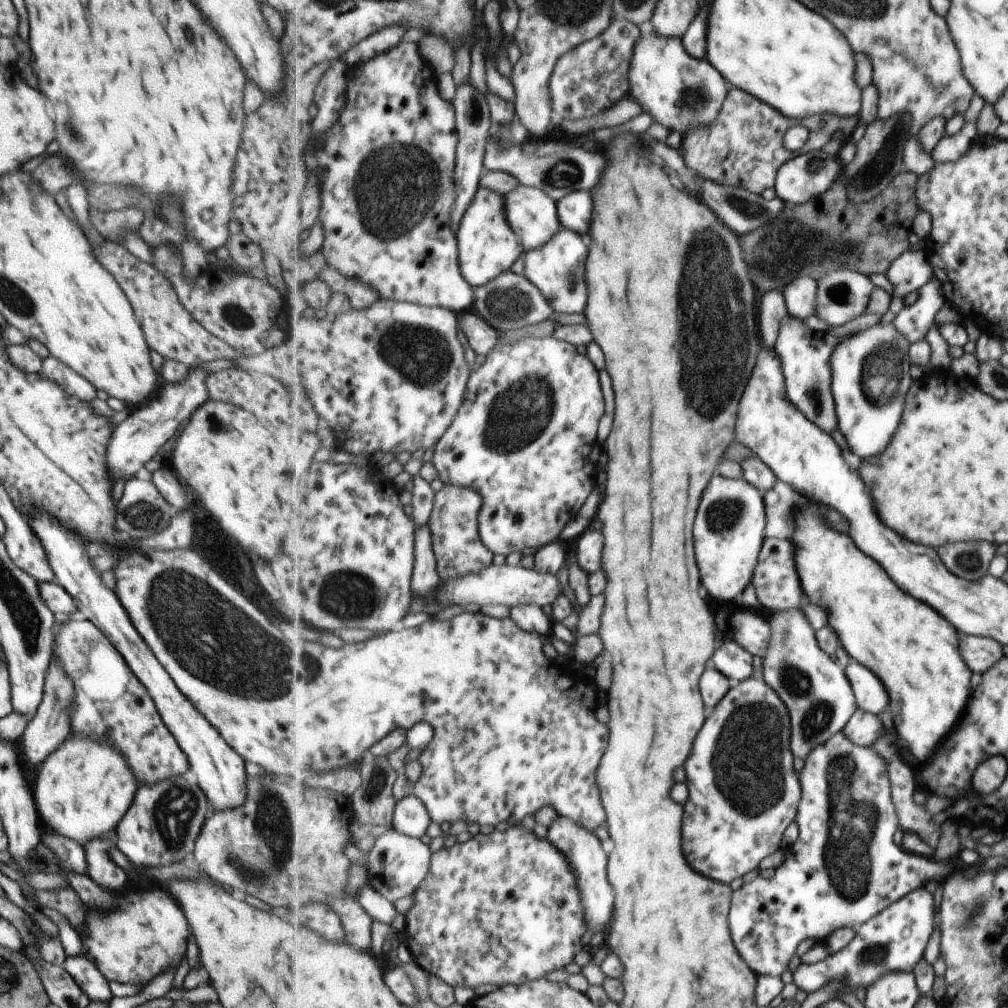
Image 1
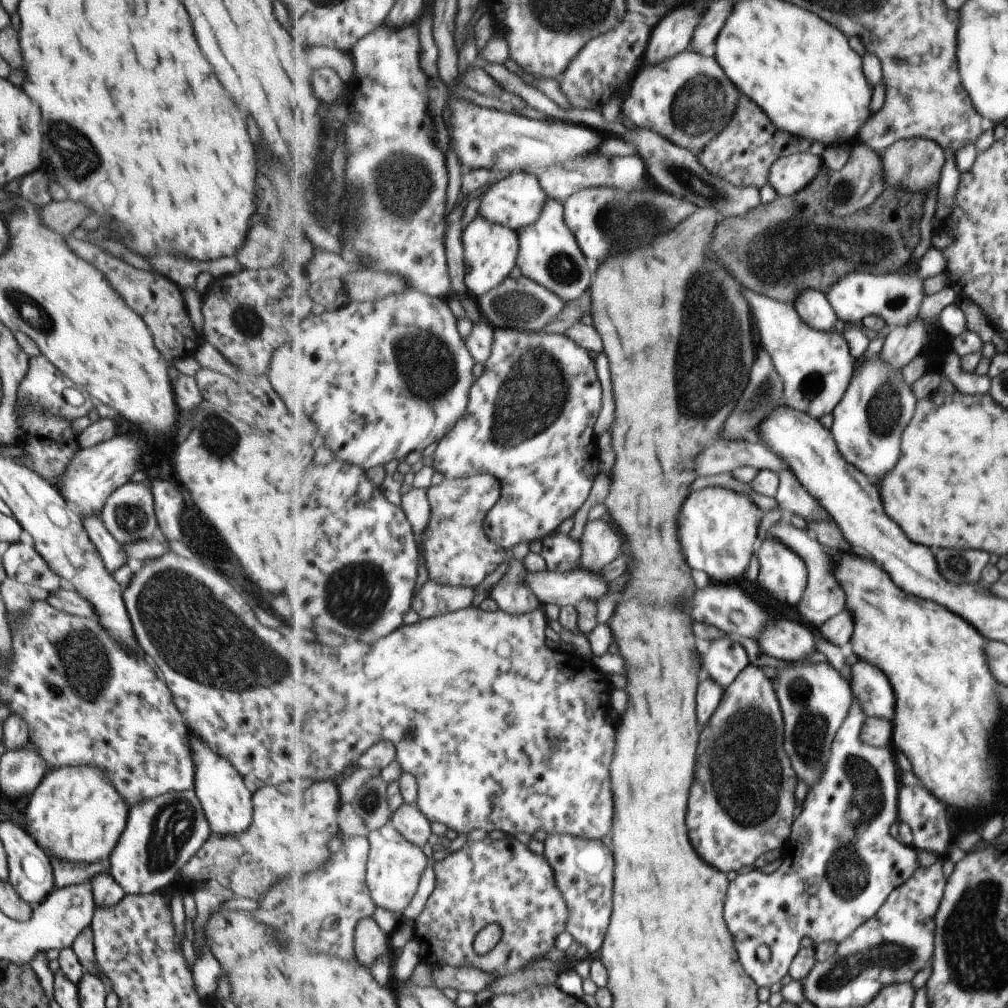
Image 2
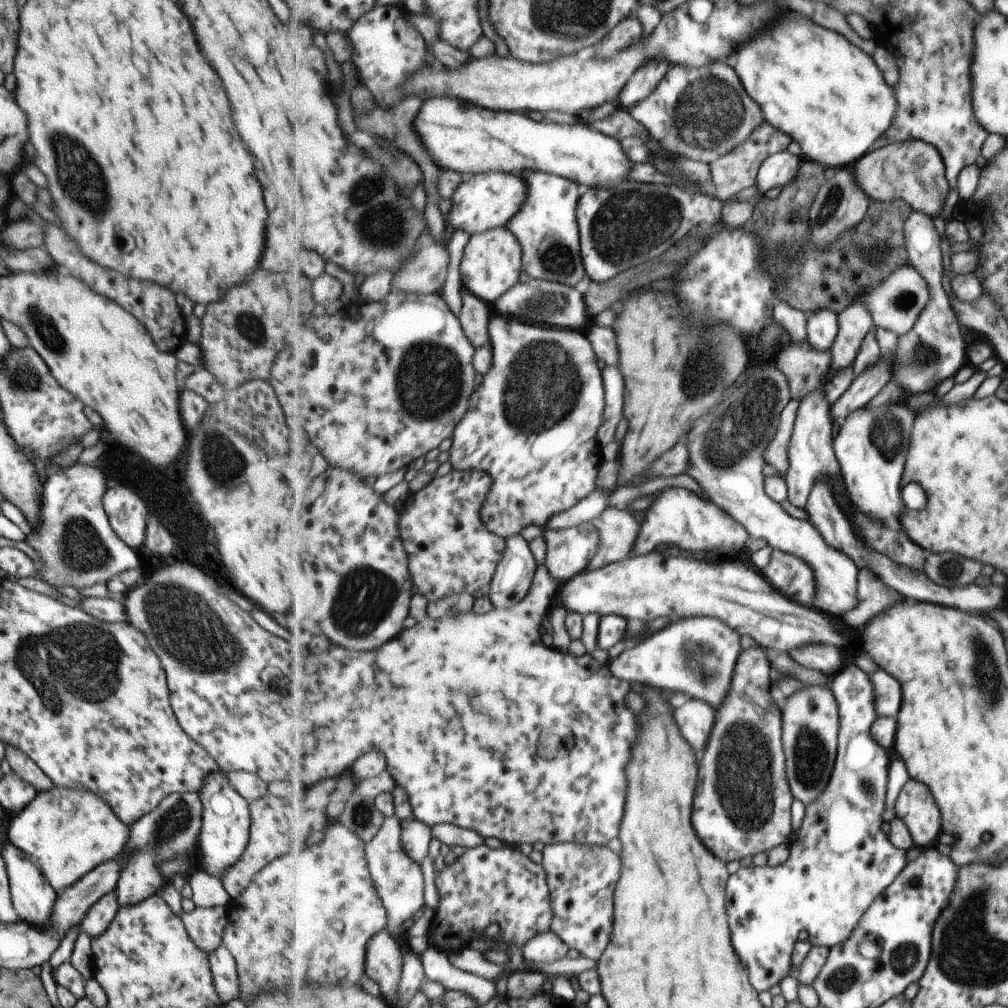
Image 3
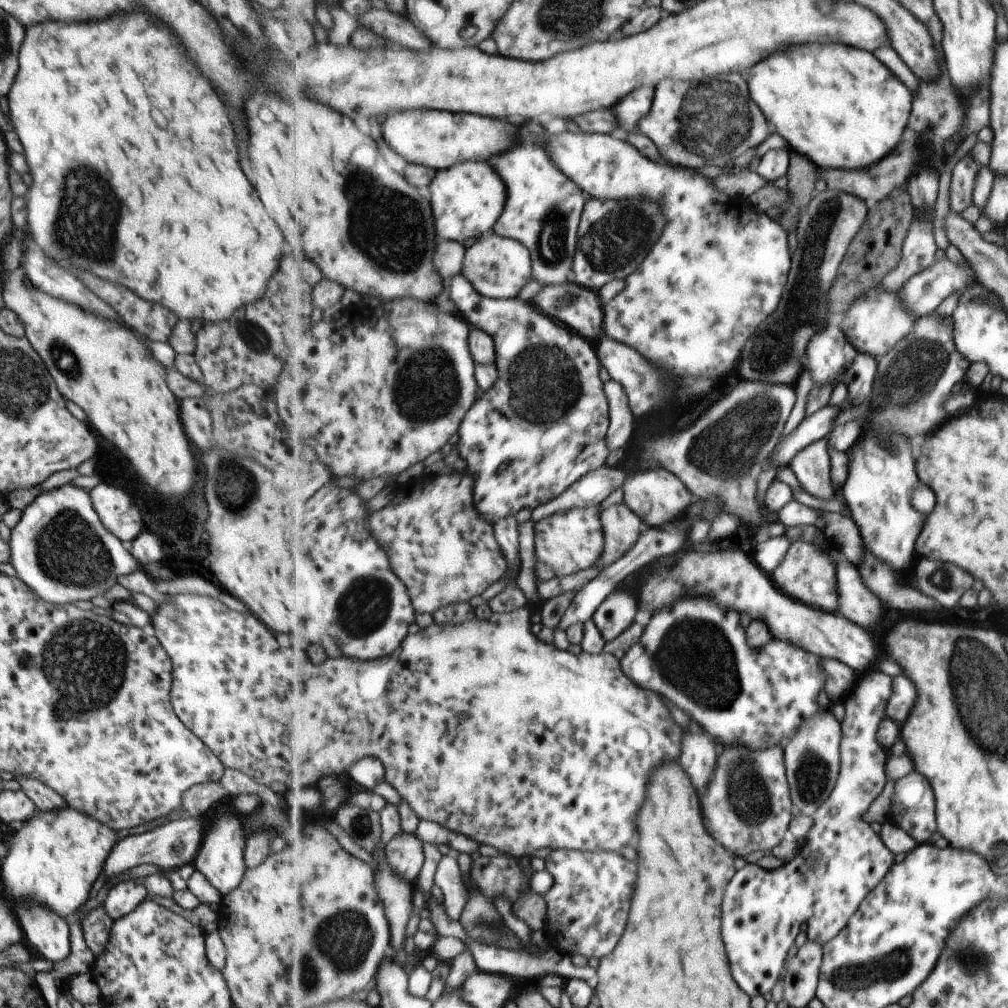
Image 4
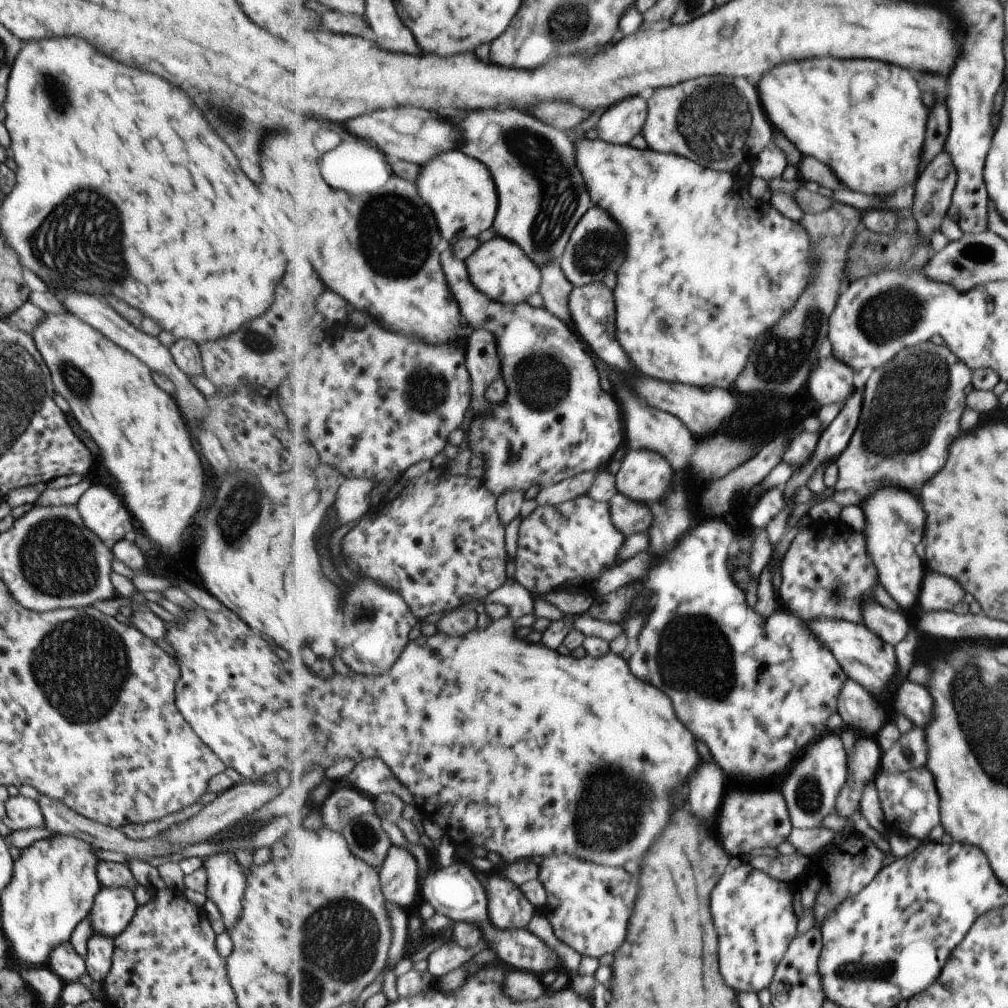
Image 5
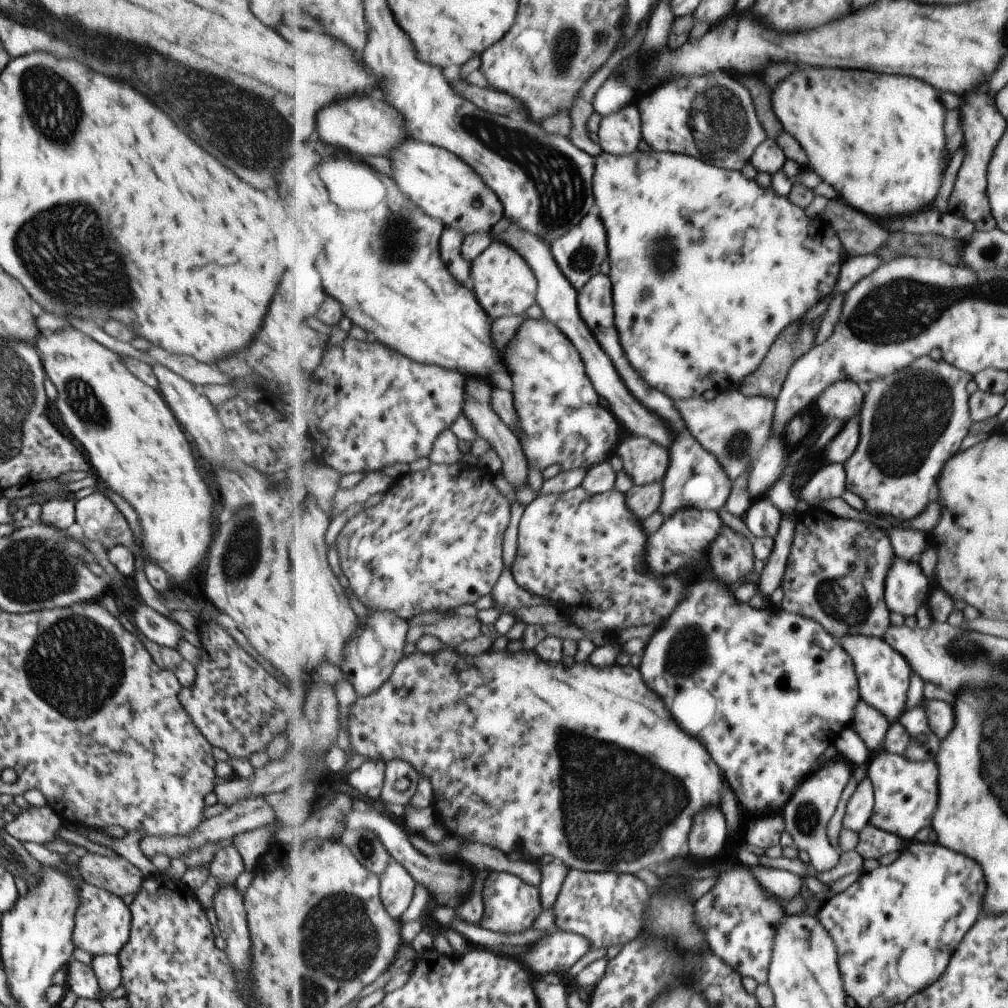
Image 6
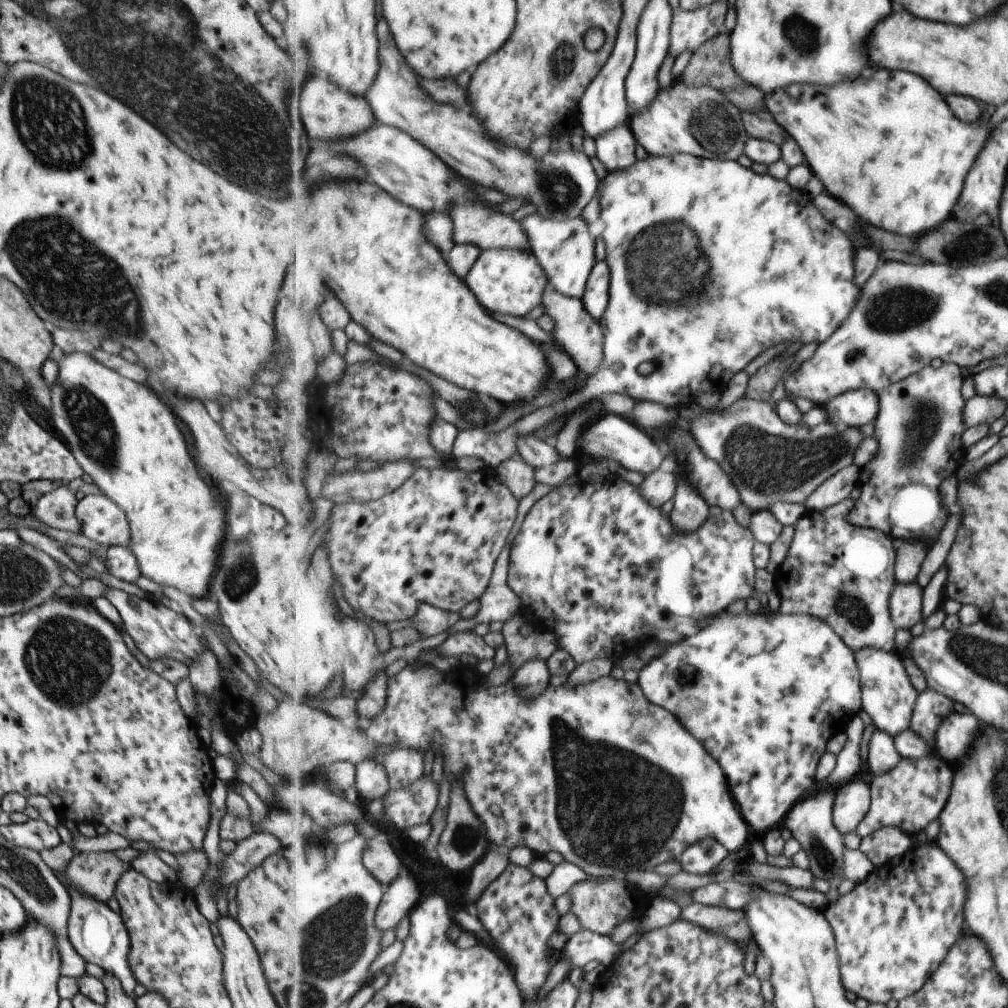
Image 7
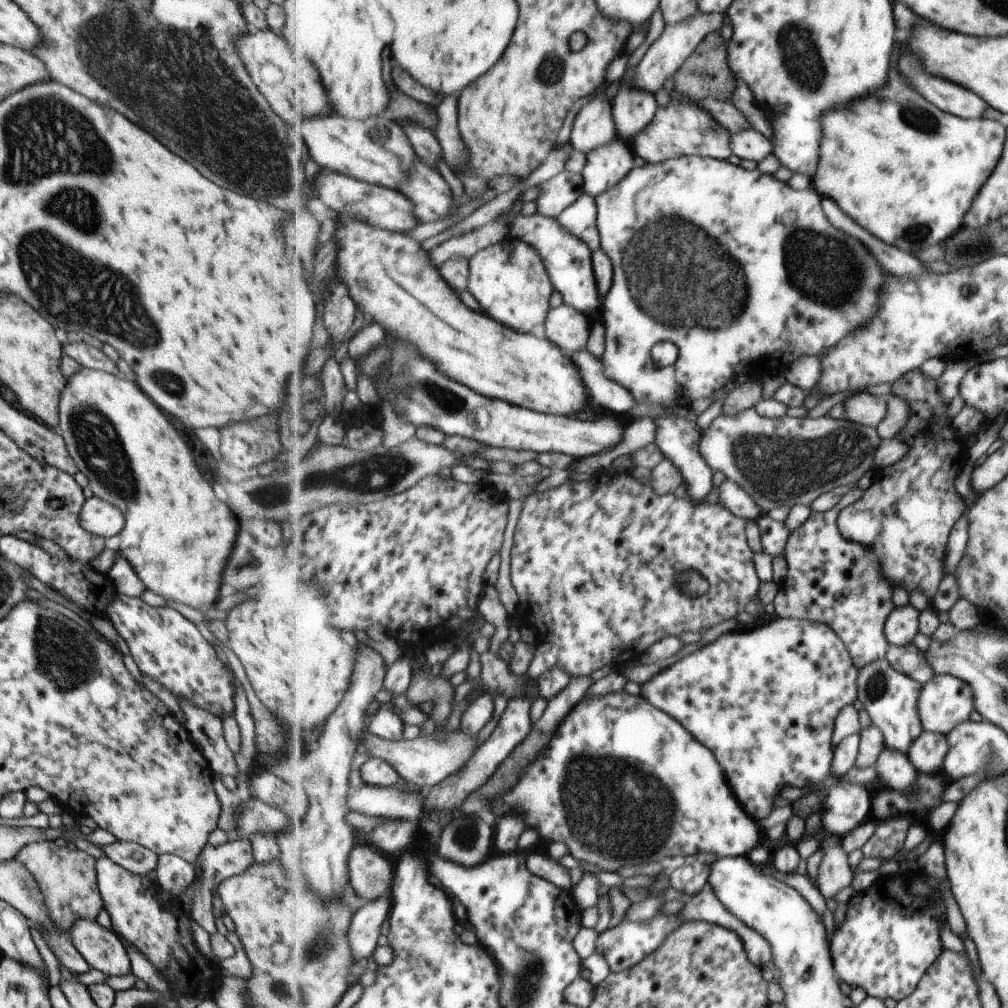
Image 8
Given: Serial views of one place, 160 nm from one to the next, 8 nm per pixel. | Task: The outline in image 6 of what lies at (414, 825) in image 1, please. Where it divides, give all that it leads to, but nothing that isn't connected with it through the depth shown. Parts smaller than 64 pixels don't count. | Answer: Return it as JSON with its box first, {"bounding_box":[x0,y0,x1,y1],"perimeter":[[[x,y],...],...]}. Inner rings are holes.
{"bounding_box":[380,861,417,920],"perimeter":[[[397,861],[389,864],[387,871],[380,876],[380,879],[382,880],[383,906],[395,920],[399,920],[413,902],[417,882],[407,868]]]}

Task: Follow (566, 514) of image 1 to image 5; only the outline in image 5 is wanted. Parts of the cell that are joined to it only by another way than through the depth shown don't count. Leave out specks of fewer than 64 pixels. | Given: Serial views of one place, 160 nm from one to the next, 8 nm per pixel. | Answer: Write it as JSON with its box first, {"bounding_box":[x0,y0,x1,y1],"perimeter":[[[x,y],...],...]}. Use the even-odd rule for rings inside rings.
{"bounding_box":[442,244,626,497],"perimeter":[[[444,244],[442,247],[442,263],[447,274],[447,280],[451,282],[451,290],[455,290],[455,298],[459,298],[459,306],[463,306],[463,316],[465,316],[465,320],[469,322],[469,326],[475,328],[475,330],[483,330],[483,328],[487,328],[487,330],[490,330],[495,336],[497,336],[497,342],[499,342],[499,356],[501,356],[501,362],[503,362],[503,378],[505,378],[505,384],[507,384],[507,388],[509,388],[507,398],[505,398],[503,404],[499,403],[497,406],[491,404],[487,416],[483,416],[483,418],[475,418],[473,424],[465,424],[469,449],[475,455],[483,454],[486,457],[484,466],[481,467],[485,471],[483,479],[485,486],[496,497],[500,497],[507,491],[523,491],[526,493],[530,488],[541,486],[541,490],[543,490],[587,471],[593,472],[604,470],[611,461],[611,458],[613,458],[613,454],[616,453],[616,450],[626,445],[626,433],[623,434],[621,410],[619,410],[619,406],[617,406],[617,400],[615,400],[609,392],[605,392],[605,390],[601,388],[601,378],[599,378],[597,364],[595,364],[595,360],[593,360],[593,356],[588,353],[588,350],[583,348],[584,344],[579,342],[579,338],[575,336],[575,331],[571,329],[570,324],[563,322],[562,319],[555,316],[555,314],[551,314],[551,311],[547,310],[544,306],[535,307],[530,306],[528,303],[506,305],[502,302],[494,301],[484,292],[479,292],[479,289],[476,286],[473,286],[473,281],[471,280],[471,275],[468,271],[466,262],[459,260],[453,254],[452,246],[449,244]],[[515,455],[517,456],[517,460],[514,464],[511,464],[509,460],[511,460],[511,456]]]}

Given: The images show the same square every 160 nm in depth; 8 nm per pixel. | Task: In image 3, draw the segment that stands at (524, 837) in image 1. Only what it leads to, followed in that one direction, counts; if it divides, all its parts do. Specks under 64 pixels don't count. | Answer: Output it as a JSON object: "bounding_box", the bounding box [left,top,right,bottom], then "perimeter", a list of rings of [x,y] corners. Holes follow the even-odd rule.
{"bounding_box":[427,844,554,954],"perimeter":[[[485,844],[465,849],[454,864],[445,865],[440,872],[436,872],[436,886],[440,900],[438,908],[434,910],[432,927],[427,934],[430,936],[429,941],[432,941],[431,946],[444,953],[455,954],[469,948],[494,923],[498,923],[500,927],[498,940],[509,949],[521,951],[537,936],[552,931],[554,908],[545,868],[542,864],[535,864],[517,846],[503,844],[495,850]]]}

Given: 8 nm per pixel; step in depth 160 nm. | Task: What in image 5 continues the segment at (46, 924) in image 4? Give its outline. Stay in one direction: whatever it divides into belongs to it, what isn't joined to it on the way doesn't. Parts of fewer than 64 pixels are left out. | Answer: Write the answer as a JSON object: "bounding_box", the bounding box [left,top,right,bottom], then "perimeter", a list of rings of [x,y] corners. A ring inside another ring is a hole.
{"bounding_box":[46,940,86,982],"perimeter":[[[67,940],[61,945],[55,945],[46,960],[48,966],[63,982],[73,982],[86,972],[84,958],[81,958]]]}

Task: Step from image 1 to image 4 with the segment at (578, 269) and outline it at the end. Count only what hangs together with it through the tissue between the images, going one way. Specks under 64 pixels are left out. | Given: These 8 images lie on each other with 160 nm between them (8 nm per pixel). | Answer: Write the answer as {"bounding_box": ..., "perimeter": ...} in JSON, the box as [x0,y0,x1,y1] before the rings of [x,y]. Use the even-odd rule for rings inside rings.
{"bounding_box":[488,124,589,286],"perimeter":[[[529,124],[521,130],[521,136],[523,136],[523,144],[515,146],[507,154],[501,154],[488,161],[501,175],[509,190],[506,209],[493,230],[503,237],[518,240],[527,246],[534,260],[533,278],[541,286],[569,283],[572,281],[574,258],[578,249],[580,222],[589,197],[582,187],[554,165],[546,150],[543,150],[543,146],[547,144],[547,138],[545,138],[545,132],[541,126]]]}

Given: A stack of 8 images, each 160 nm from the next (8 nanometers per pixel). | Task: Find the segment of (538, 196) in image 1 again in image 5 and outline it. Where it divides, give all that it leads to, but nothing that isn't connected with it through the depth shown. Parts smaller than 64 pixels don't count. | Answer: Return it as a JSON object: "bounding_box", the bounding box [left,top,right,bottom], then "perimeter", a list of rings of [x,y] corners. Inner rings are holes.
{"bounding_box":[415,149,500,245],"perimeter":[[[453,149],[421,166],[421,178],[415,184],[438,219],[444,244],[452,245],[462,238],[477,237],[492,228],[500,203],[498,187],[494,175],[479,159],[461,149]]]}

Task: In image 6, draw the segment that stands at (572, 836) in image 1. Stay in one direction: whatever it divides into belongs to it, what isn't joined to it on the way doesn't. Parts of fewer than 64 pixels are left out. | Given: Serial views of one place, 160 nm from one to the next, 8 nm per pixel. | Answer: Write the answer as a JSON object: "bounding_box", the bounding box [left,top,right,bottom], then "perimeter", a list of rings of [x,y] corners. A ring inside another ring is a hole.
{"bounding_box":[554,869,647,948],"perimeter":[[[569,869],[561,894],[554,907],[556,926],[564,932],[575,932],[591,942],[591,948],[625,947],[641,935],[643,914],[647,908],[647,884],[633,874],[585,872]]]}

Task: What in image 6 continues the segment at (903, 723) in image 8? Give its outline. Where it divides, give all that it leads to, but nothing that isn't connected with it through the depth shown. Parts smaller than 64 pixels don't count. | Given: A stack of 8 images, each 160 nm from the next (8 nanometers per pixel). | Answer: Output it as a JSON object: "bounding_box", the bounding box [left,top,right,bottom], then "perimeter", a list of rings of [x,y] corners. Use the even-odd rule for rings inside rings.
{"bounding_box":[840,636,915,725],"perimeter":[[[847,636],[841,638],[840,643],[854,659],[862,700],[871,704],[871,708],[883,712],[891,725],[900,722],[910,705],[910,685],[915,674],[907,660],[884,638]]]}

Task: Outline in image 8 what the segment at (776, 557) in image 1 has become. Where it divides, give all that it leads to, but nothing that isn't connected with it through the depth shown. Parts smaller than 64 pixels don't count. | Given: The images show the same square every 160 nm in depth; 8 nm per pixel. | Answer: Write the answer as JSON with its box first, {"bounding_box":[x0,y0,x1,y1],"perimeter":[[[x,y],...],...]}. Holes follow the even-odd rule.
{"bounding_box":[773,486,895,670],"perimeter":[[[857,486],[848,488],[836,509],[825,513],[813,512],[809,520],[790,535],[785,550],[789,572],[779,585],[773,602],[776,608],[775,615],[780,618],[795,617],[823,622],[831,626],[846,644],[851,658],[859,670],[865,669],[881,659],[886,659],[891,646],[887,642],[886,623],[895,611],[894,586],[891,586],[891,583],[887,582],[887,578],[883,576],[881,560],[875,554],[875,550],[843,538],[842,532],[838,528],[839,514],[846,507],[861,500],[865,491],[860,490]]]}

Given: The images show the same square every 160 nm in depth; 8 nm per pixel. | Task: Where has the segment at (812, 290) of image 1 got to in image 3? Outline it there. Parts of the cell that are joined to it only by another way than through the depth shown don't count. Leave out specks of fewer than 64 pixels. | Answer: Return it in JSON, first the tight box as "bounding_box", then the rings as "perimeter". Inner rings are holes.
{"bounding_box":[807,308,839,352],"perimeter":[[[823,308],[817,310],[807,322],[808,342],[813,350],[827,352],[832,350],[837,336],[839,336],[839,320],[835,310]]]}

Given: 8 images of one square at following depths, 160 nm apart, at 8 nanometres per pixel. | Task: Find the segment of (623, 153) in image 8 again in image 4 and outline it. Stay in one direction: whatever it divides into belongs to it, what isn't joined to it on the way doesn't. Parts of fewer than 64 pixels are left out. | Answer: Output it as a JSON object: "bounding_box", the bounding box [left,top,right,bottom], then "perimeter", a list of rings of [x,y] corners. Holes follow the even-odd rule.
{"bounding_box":[613,85,656,132],"perimeter":[[[641,85],[626,94],[613,108],[616,112],[618,127],[626,132],[637,131],[638,122],[650,113],[656,88],[651,85]]]}

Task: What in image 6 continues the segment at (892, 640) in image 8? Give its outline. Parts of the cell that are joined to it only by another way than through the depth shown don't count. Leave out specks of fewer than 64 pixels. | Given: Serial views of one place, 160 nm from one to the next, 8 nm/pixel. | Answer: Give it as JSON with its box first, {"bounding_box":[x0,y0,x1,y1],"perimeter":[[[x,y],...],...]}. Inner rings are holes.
{"bounding_box":[886,558,931,618],"perimeter":[[[895,558],[895,566],[891,566],[886,582],[886,602],[890,612],[904,618],[916,617],[930,597],[929,586],[931,582],[919,562]]]}

